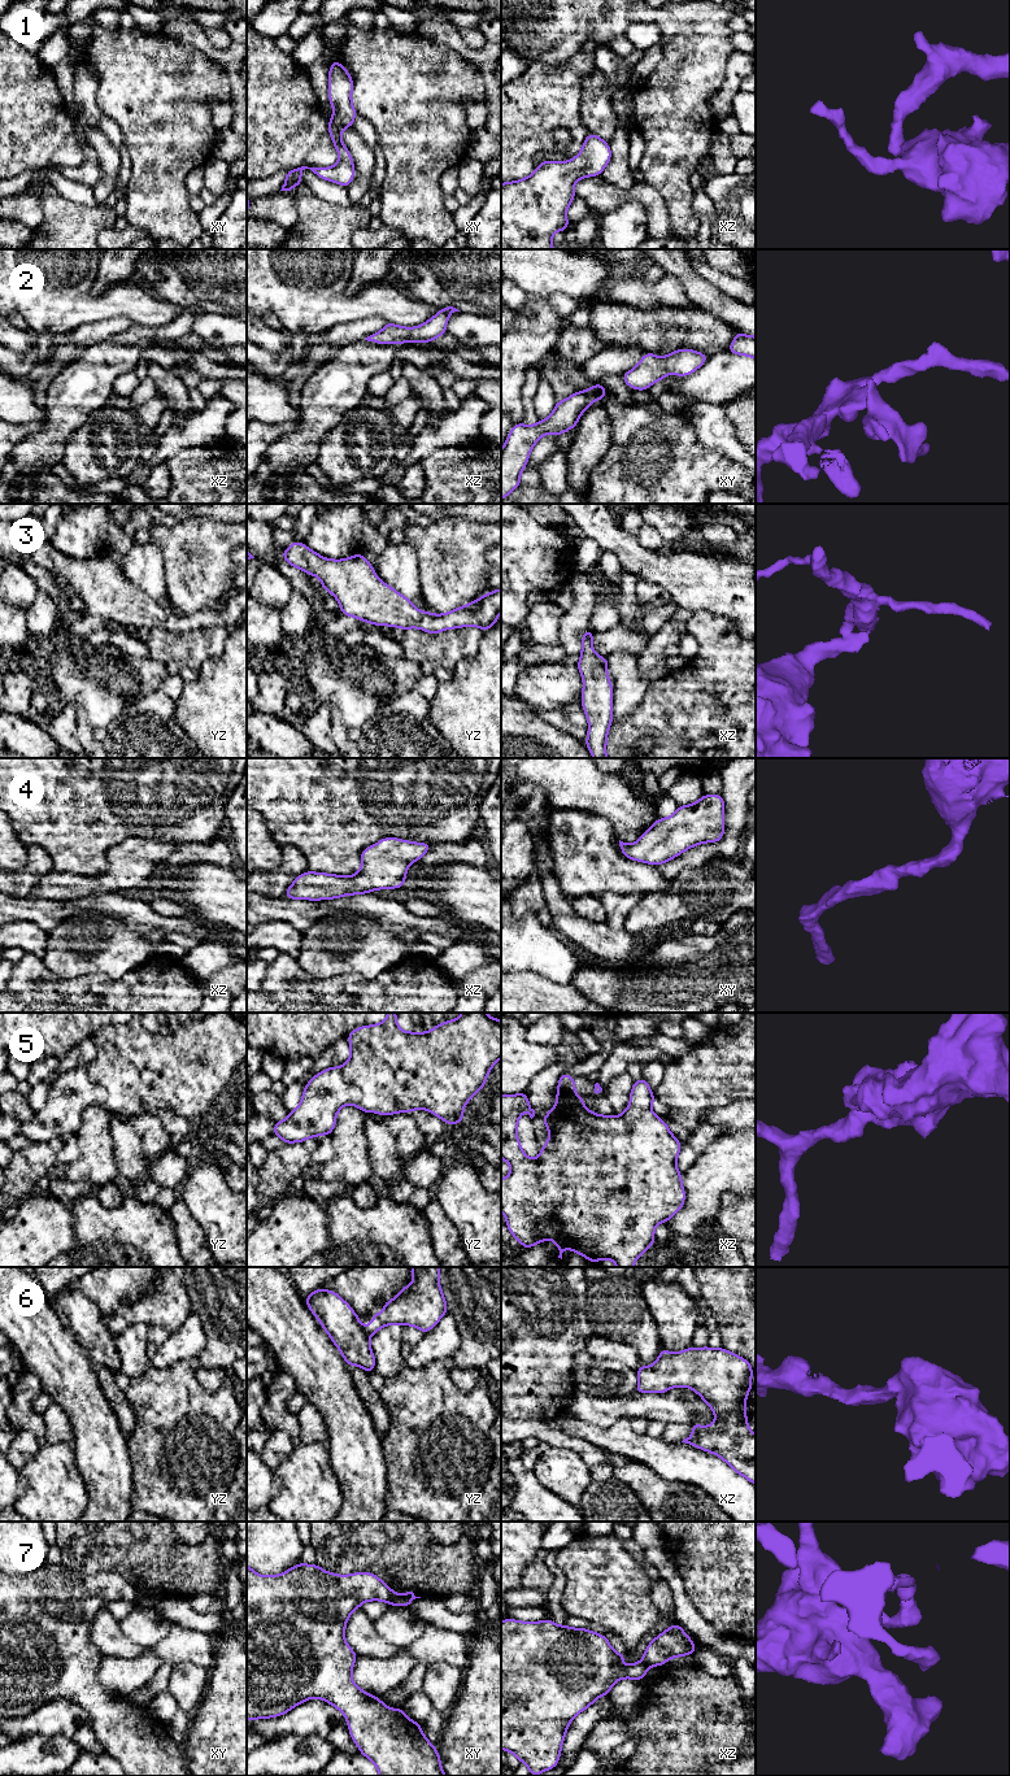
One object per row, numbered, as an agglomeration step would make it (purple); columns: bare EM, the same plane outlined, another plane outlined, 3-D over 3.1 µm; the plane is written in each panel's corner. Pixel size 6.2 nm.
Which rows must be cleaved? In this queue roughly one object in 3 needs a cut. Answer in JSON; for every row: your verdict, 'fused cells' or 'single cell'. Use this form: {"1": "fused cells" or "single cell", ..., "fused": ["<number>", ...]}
{"1": "single cell", "2": "single cell", "3": "single cell", "4": "single cell", "5": "single cell", "6": "single cell", "7": "fused cells", "fused": ["7"]}

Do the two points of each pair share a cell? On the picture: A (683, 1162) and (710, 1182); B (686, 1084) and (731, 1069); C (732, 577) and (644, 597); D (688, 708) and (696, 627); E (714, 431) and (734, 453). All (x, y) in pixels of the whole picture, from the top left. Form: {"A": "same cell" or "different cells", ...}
{"A": "different cells", "B": "same cell", "C": "different cells", "D": "same cell", "E": "same cell"}

